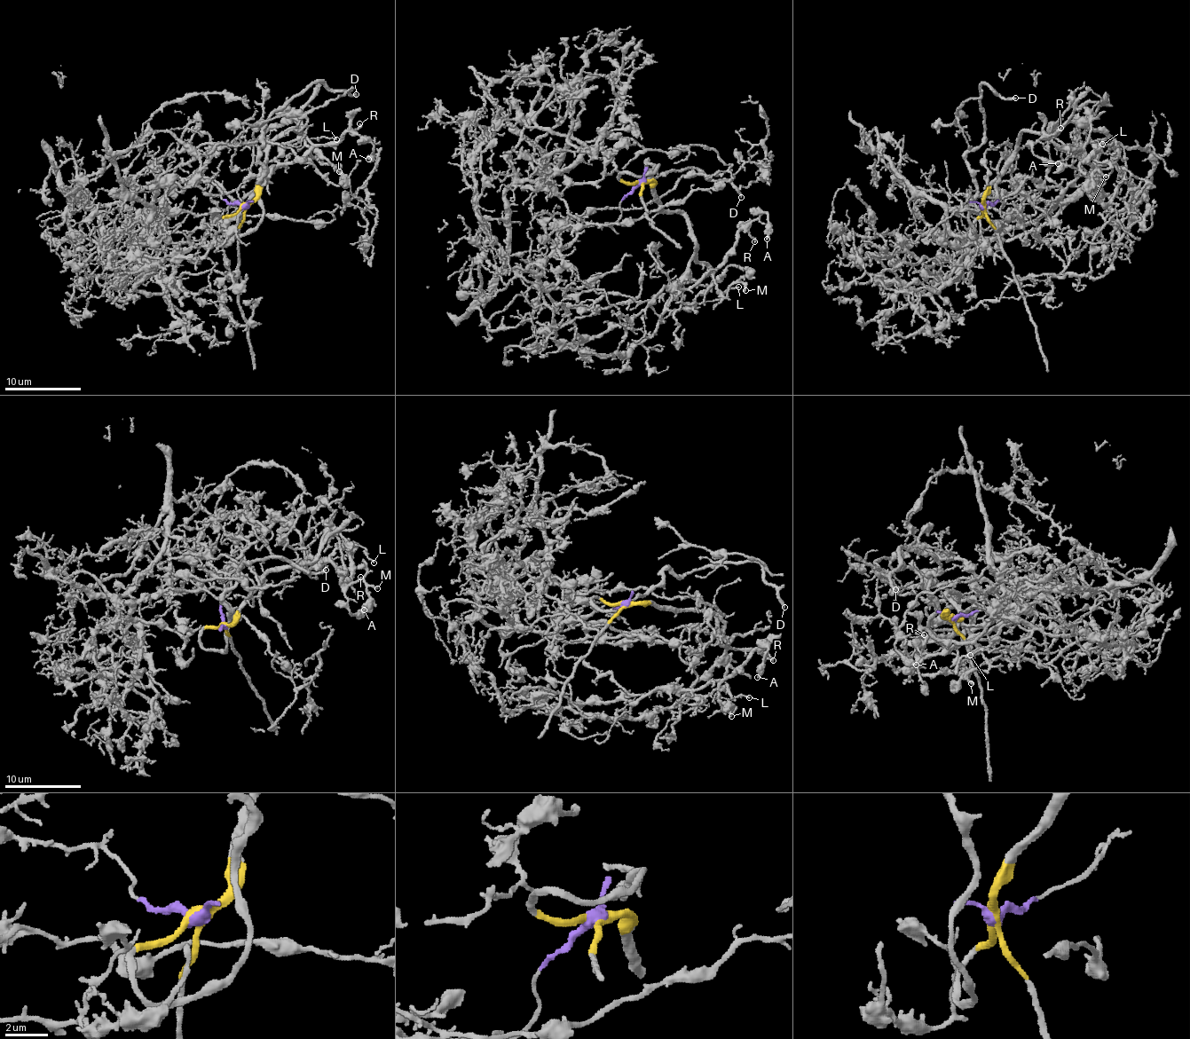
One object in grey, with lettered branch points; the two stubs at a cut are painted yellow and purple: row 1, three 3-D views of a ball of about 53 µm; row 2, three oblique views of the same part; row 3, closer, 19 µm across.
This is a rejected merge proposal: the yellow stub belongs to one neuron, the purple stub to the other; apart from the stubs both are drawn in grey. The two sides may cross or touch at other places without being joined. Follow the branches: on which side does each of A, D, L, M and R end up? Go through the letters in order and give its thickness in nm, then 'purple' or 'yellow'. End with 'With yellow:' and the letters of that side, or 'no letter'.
A: calibre 360 nm; yellow
D: calibre 240 nm; yellow
L: calibre 140 nm; yellow
M: calibre 200 nm; yellow
R: calibre 190 nm; yellow
With yellow: A, D, L, M, R

